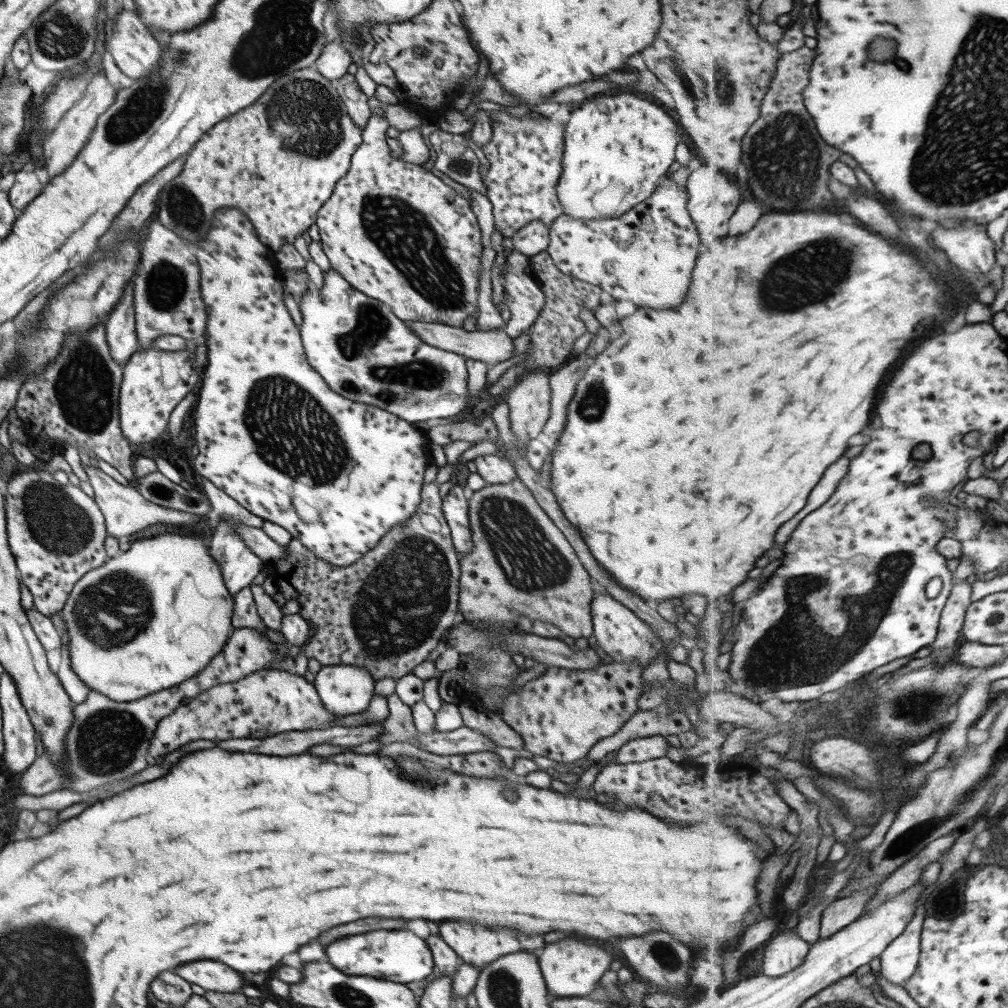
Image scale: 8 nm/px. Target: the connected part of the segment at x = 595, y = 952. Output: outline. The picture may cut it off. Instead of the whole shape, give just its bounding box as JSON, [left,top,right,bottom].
[537,938,614,997]

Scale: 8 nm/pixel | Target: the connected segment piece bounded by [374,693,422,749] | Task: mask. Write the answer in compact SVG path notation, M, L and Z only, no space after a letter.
M395 693L385 698L389 716L381 721L382 732L374 740L380 743L380 747L391 742L407 742L413 744L415 748L422 748L422 744L418 741L414 708L403 704Z

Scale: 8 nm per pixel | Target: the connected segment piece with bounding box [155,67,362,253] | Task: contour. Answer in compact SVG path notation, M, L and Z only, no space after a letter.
M310 67L285 73L270 83L253 104L216 122L202 134L186 154L179 176L157 195L157 220L177 238L193 245L211 228L214 210L233 208L250 220L257 240L267 244L271 252L288 248L315 223L316 212L347 173L351 155L361 141L361 129L349 118L333 83Z

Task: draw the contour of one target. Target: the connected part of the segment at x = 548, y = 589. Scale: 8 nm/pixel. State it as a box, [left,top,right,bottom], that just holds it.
[458,477,594,638]

